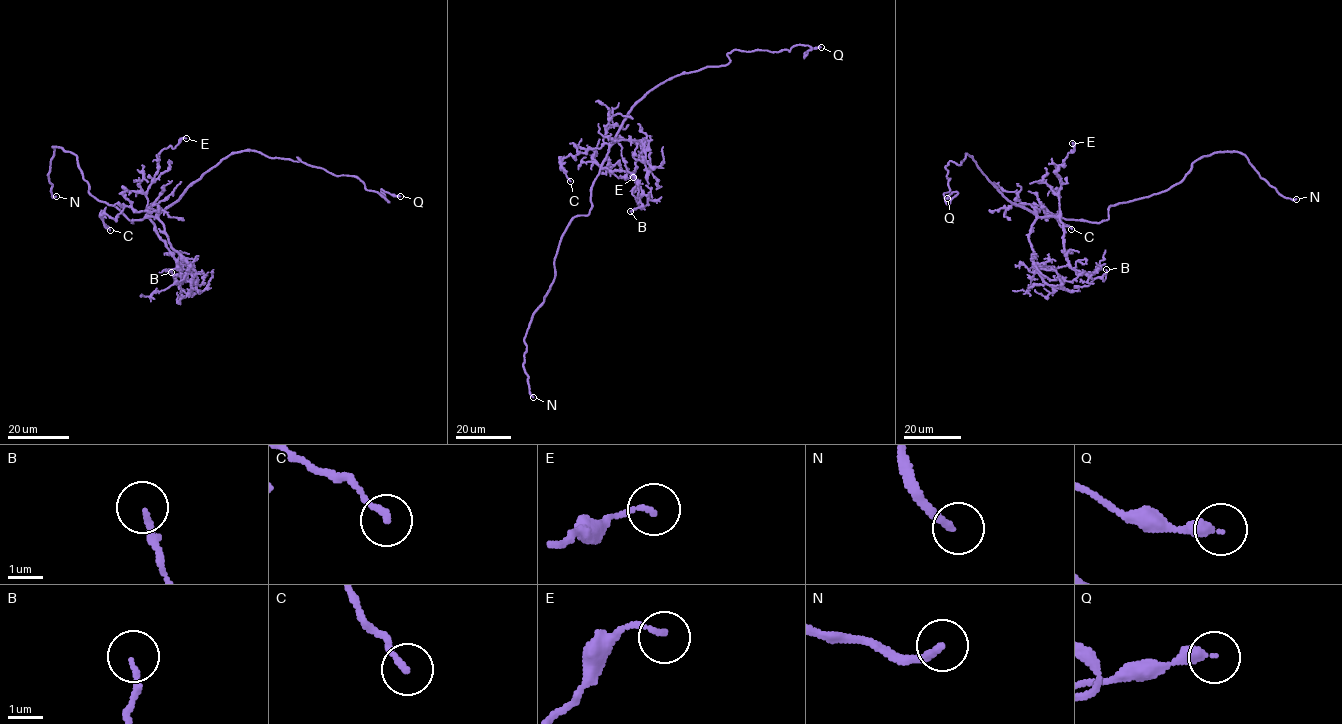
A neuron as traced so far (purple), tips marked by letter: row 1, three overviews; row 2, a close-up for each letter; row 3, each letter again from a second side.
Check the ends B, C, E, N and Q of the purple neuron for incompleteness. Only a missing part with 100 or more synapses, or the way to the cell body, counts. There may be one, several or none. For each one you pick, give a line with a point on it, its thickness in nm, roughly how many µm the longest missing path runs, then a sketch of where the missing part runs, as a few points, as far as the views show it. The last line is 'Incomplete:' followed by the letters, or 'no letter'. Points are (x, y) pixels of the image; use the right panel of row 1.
N: (1296, 199) | 220 nm | 15 µm | (1296, 199), (1325, 202)
Incomplete: N

